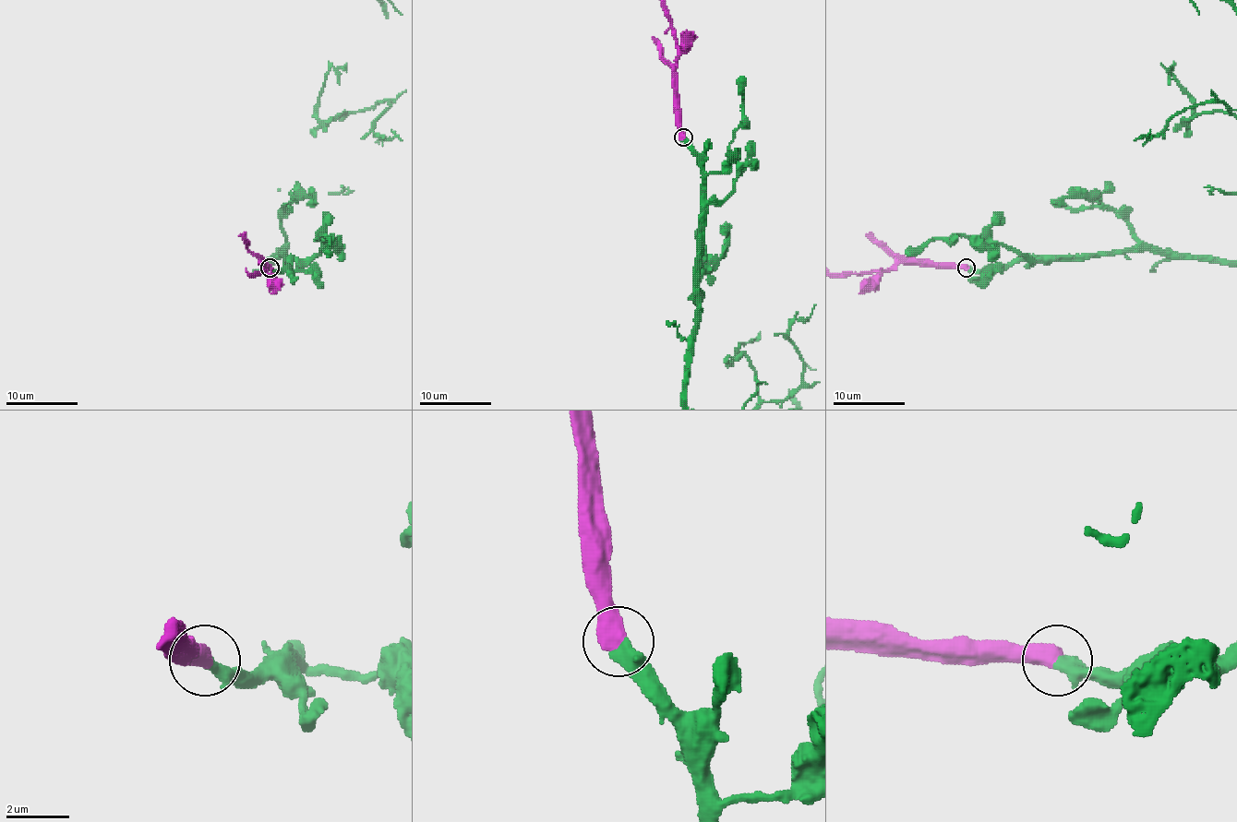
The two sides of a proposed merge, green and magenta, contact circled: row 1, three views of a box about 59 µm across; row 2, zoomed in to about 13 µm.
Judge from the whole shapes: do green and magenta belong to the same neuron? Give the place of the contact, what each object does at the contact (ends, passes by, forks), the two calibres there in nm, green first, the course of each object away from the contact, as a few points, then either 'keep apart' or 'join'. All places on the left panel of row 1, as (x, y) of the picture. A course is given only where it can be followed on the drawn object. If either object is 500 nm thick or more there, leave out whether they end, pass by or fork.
(270, 268) | 480/650 nm | magenta via (269, 268), (262, 263), (262, 271), (251, 273), (246, 269) | join

